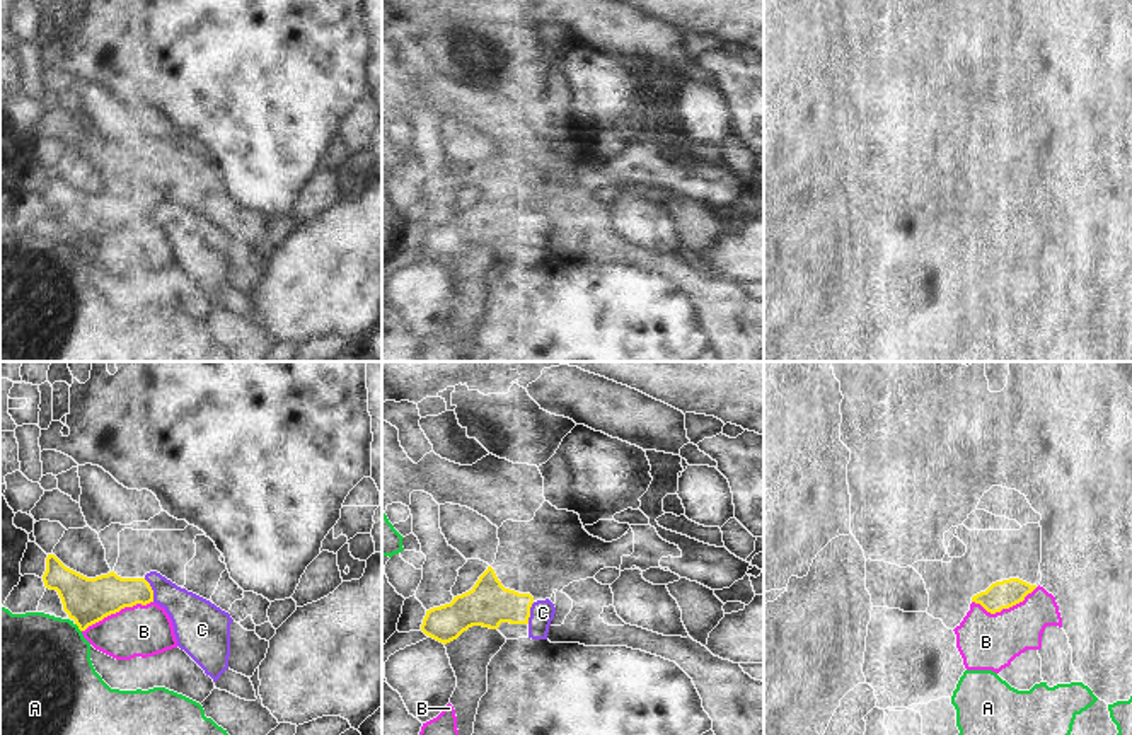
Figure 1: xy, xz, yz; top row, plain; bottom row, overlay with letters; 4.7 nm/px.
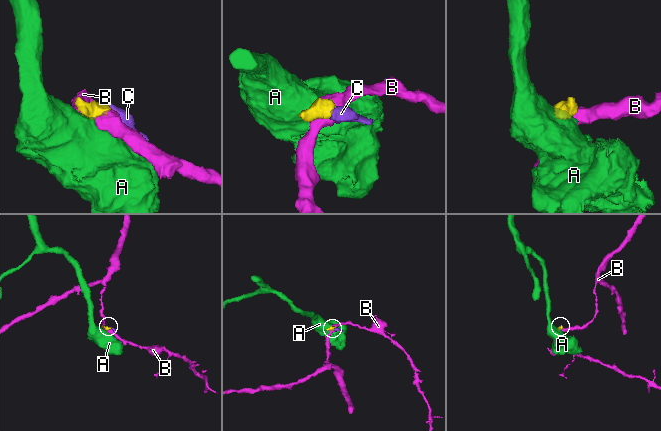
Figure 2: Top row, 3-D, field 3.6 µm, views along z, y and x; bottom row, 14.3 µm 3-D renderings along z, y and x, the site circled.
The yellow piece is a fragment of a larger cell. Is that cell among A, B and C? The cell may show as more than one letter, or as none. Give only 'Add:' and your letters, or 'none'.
Add: C

